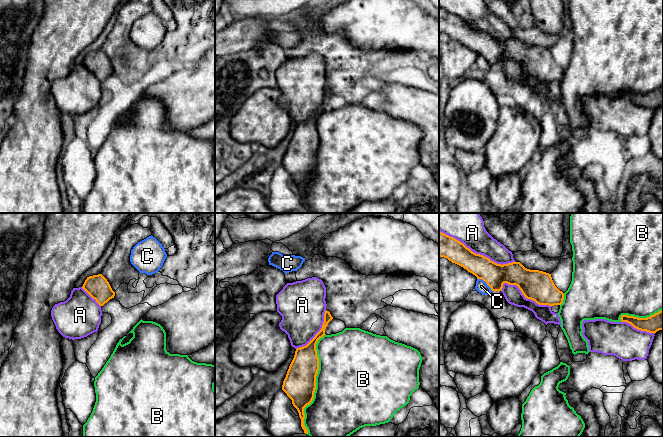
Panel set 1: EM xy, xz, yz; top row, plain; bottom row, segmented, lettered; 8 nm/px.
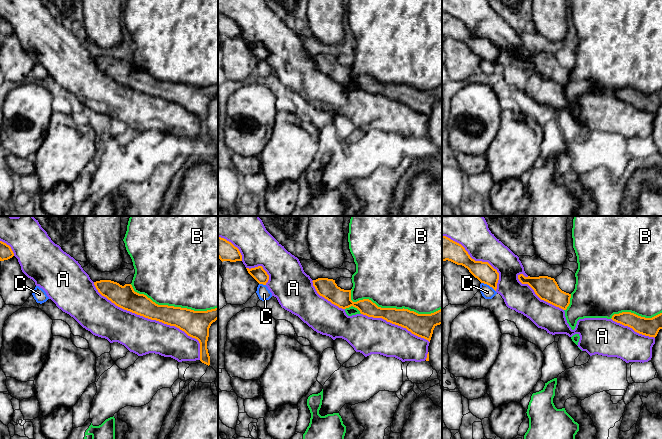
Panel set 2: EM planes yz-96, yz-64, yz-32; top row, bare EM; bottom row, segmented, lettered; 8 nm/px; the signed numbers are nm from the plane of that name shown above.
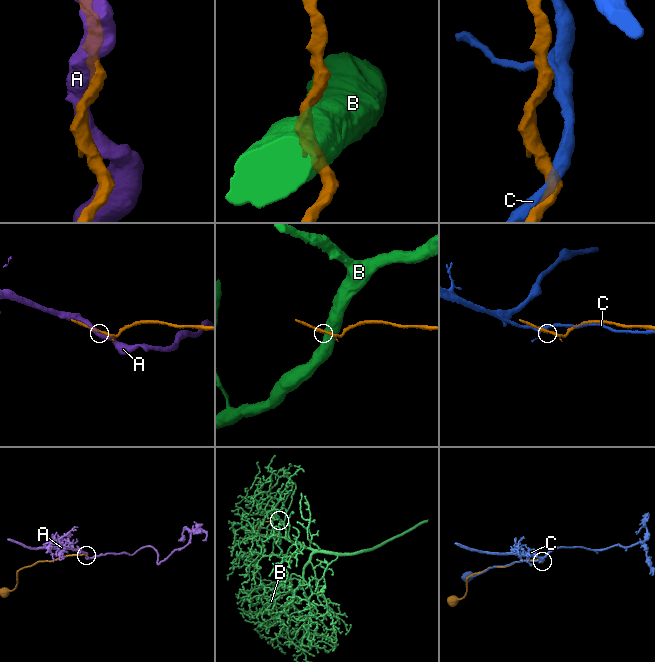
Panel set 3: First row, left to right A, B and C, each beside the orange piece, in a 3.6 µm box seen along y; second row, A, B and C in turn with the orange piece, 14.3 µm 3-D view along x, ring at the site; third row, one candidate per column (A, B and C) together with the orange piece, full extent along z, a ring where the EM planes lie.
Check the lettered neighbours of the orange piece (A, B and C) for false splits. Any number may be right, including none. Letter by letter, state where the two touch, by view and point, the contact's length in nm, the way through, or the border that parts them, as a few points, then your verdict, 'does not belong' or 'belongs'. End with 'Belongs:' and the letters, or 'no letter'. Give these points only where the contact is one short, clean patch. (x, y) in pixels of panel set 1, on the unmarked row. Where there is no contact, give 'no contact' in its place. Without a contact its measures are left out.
A: contact yz (477, 30); length 650 nm; belongs
B: contact xz (315, 159); length 800 nm; does not belong
C: contact yz (485, 57); length 160 nm; does not belong
Belongs: A

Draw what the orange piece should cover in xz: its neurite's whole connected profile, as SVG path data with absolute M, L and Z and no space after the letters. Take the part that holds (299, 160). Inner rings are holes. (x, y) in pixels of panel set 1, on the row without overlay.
M317 53L307 54L302 57L287 59L276 71L277 88L282 92L279 103L290 116L291 122L296 125L294 134L289 142L283 157L282 166L292 176L301 195L301 203L304 209L308 206L304 201L304 184L309 181L316 165L316 152L319 146L319 134L316 120L325 110L328 99L333 95L326 86L326 63L323 57Z

